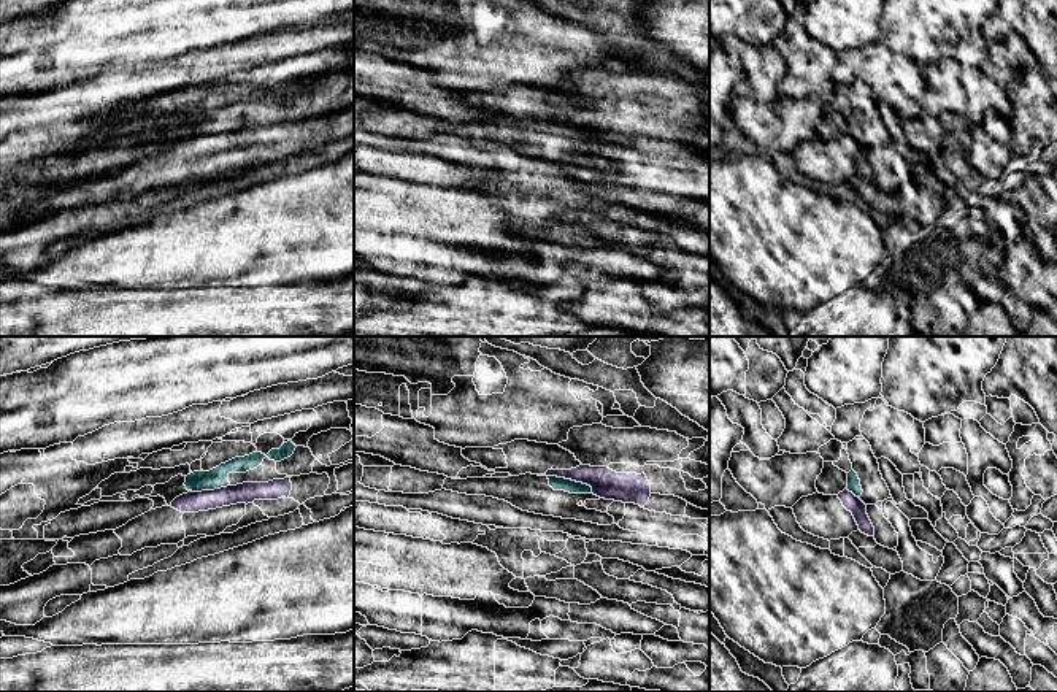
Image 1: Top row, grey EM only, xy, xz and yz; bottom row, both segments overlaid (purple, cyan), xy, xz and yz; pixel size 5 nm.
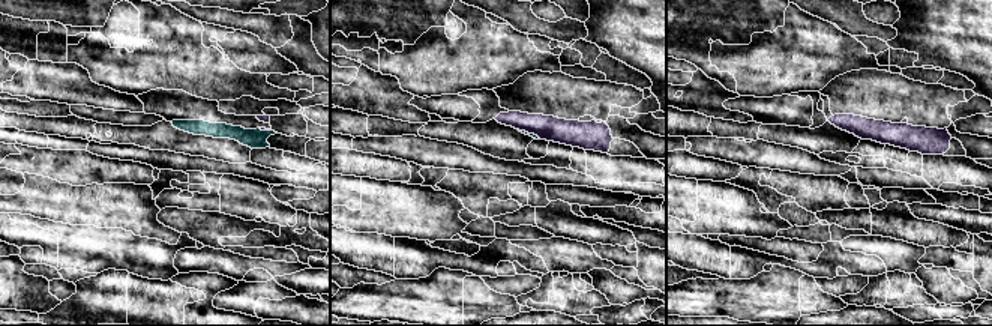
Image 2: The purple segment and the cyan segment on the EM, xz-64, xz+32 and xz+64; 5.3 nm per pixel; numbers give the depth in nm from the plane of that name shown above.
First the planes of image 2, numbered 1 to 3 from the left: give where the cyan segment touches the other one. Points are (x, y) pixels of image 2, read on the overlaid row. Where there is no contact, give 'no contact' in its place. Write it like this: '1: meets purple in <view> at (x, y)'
1: meets purple in xz-64 at (264, 129)
2: meets purple in xz+32 at (529, 132)
3: no contact

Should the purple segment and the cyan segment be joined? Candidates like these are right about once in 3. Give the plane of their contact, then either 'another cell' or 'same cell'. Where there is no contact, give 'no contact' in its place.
contact in xz; another cell

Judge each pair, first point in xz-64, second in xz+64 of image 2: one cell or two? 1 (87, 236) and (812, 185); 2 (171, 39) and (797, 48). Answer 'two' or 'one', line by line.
1: two
2: one

